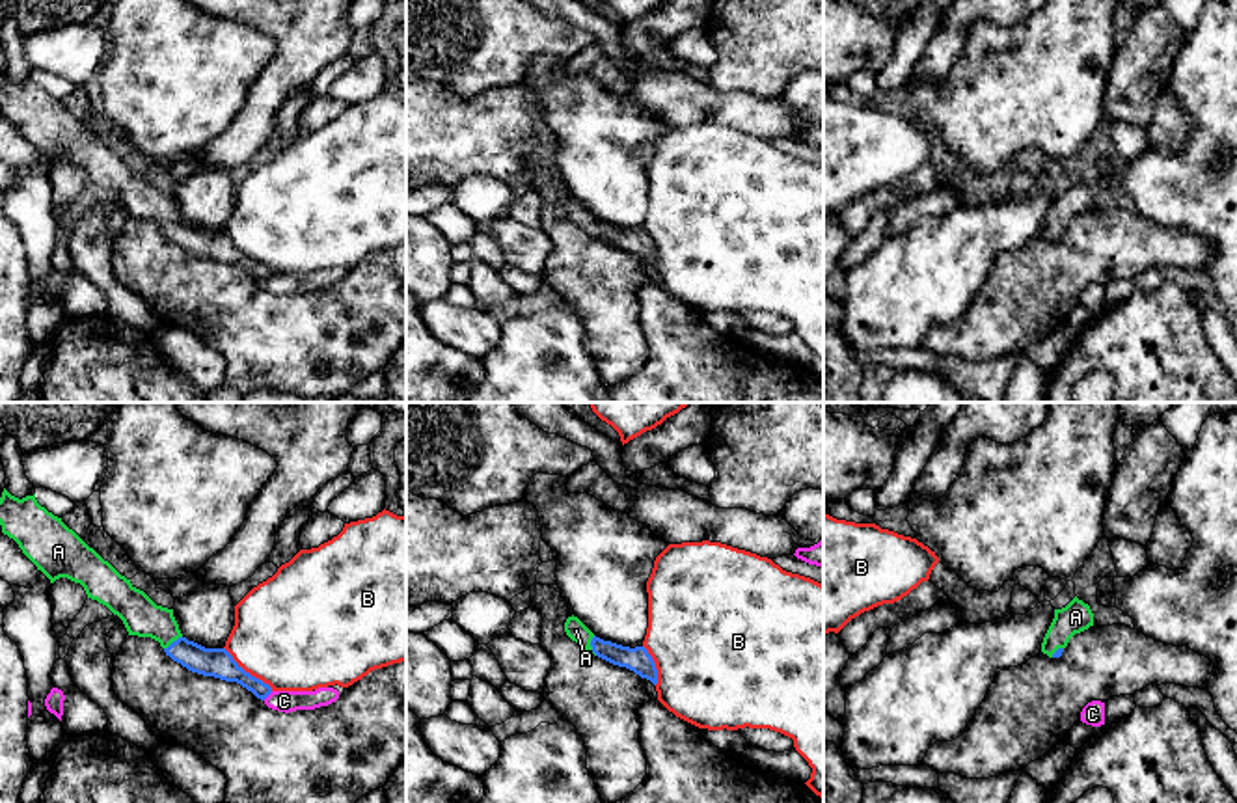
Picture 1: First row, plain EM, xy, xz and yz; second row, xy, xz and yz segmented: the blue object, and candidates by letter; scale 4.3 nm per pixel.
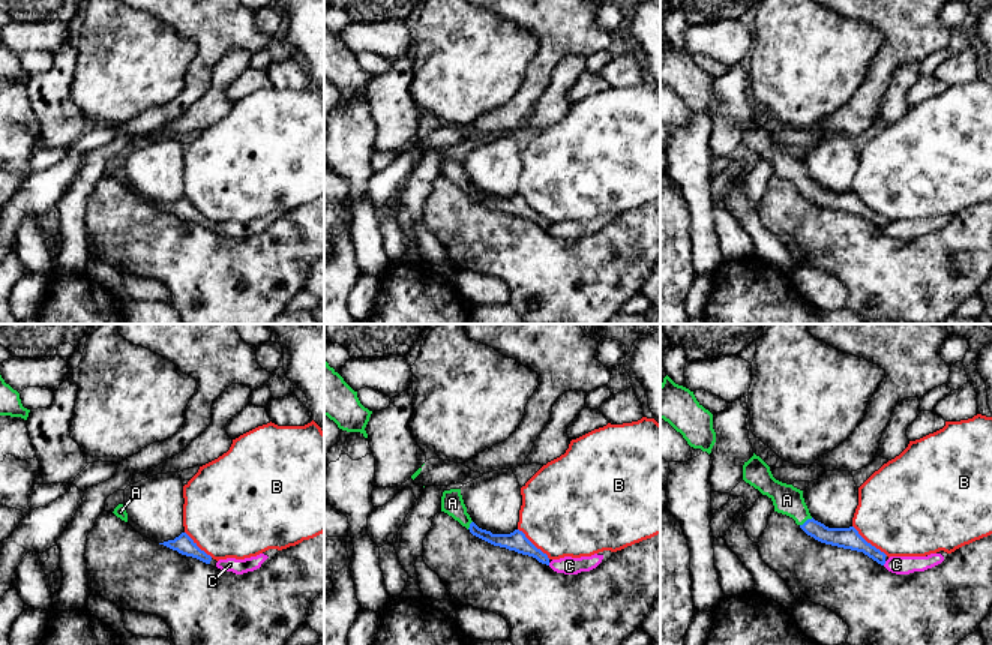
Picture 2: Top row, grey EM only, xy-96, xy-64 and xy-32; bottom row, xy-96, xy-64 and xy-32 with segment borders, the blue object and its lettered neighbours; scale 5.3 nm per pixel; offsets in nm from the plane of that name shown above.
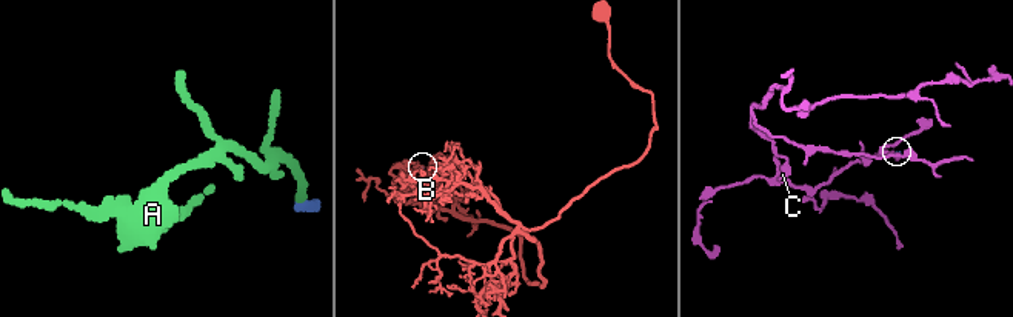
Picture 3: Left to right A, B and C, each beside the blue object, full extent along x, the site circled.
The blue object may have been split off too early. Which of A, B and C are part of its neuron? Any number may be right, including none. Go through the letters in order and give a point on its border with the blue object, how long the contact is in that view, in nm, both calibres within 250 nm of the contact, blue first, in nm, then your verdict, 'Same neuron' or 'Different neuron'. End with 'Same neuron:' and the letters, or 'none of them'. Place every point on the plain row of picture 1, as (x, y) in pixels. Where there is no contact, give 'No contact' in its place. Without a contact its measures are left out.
A: Touches blue at xz (591, 228). Shared border 90 nm. Thickness 110 nm (blue) against 90 nm. Same neuron
B: Touches blue at xy (248, 256). Shared border 280 nm. Thickness 130 nm (blue) against 480 nm. Different neuron
C: Touches blue at xy (267, 278). Shared border 60 nm. Thickness 120 nm (blue) against 100 nm. Different neuron
Same neuron: A

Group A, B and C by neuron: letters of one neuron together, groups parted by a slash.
A / B / C

